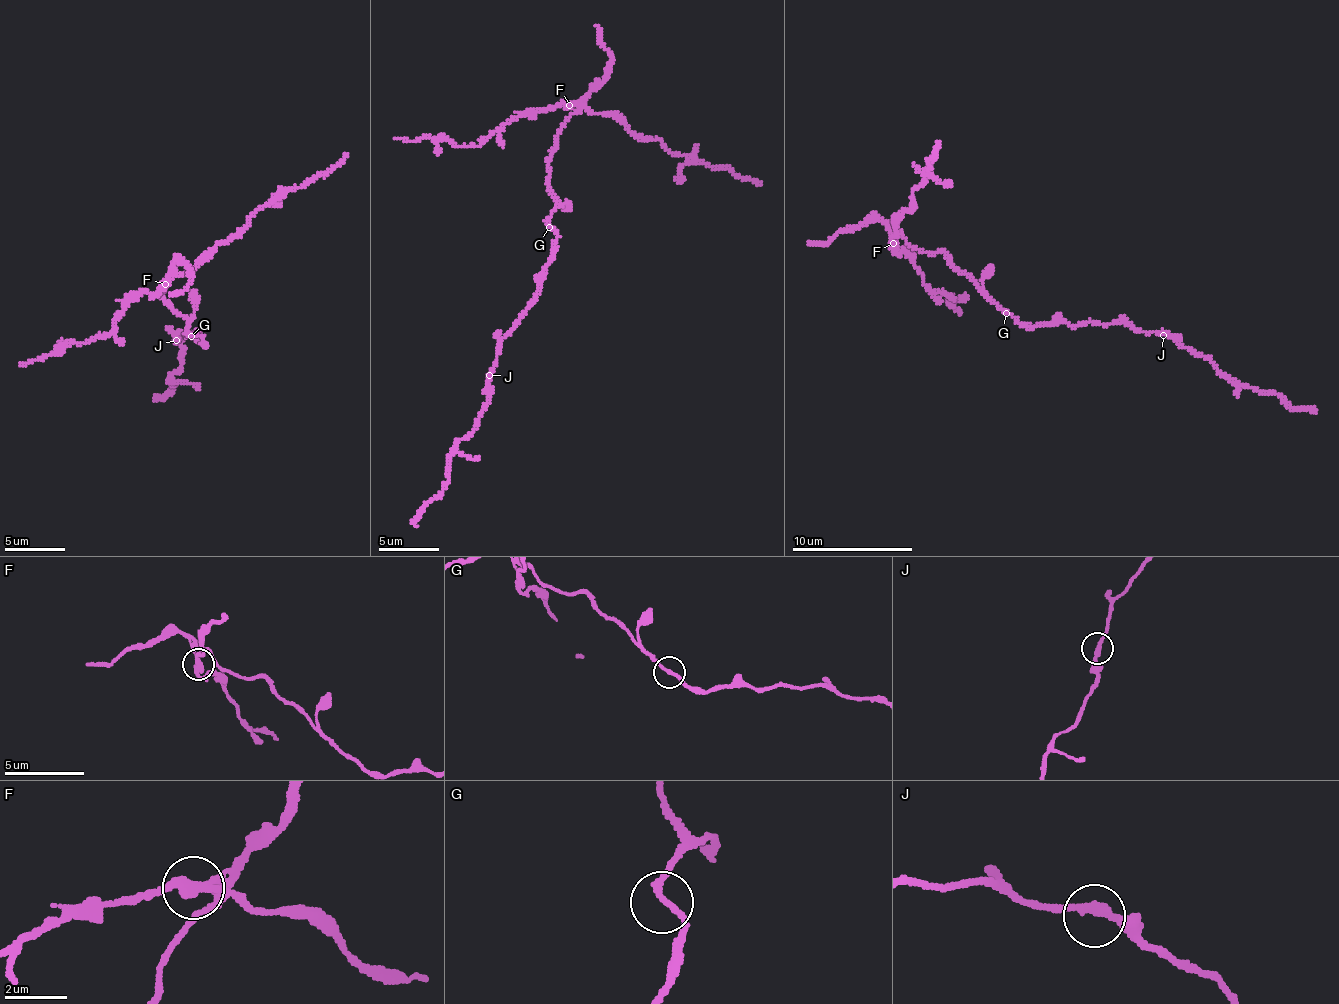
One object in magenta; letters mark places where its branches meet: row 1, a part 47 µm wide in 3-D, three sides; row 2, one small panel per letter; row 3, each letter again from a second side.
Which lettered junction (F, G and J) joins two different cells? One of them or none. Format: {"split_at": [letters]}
{"split_at": ["F"]}

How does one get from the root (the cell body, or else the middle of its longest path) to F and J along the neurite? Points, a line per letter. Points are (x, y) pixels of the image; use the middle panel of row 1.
F: (549, 224), (556, 201), (548, 187), (555, 136), (562, 124), (580, 108), (568, 105)
J: (549, 224), (556, 240), (540, 282), (540, 291), (519, 323), (501, 341), (497, 366), (490, 375)

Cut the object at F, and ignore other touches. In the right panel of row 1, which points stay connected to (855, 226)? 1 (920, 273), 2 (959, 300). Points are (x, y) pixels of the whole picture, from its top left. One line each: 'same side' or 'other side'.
1: other side
2: other side

